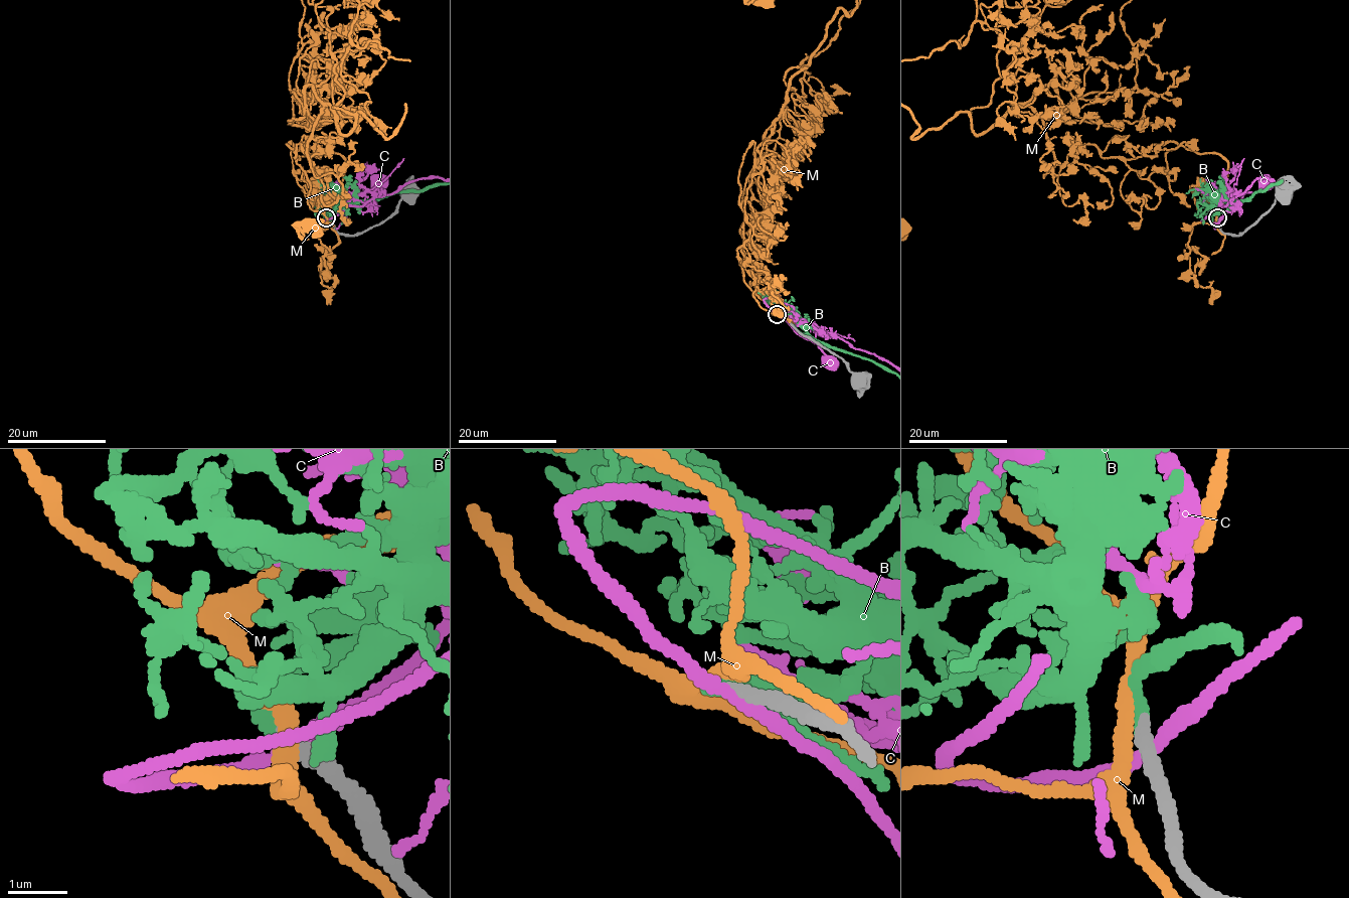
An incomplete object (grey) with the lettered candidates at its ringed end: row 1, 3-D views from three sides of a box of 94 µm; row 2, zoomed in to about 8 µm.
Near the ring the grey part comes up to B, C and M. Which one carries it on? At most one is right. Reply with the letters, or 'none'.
B

